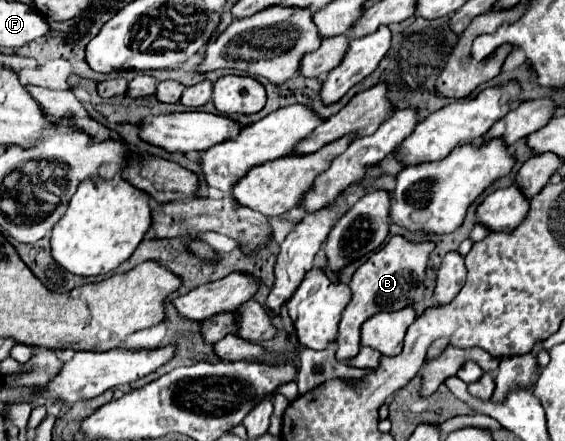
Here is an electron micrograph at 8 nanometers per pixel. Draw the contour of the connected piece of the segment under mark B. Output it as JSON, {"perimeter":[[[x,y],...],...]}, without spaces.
{"perimeter":[[[393,236],[389,242],[371,254],[371,258],[361,264],[349,286],[353,290],[353,298],[345,308],[341,322],[339,322],[339,336],[337,336],[337,360],[349,360],[359,354],[359,330],[361,324],[379,314],[379,312],[395,312],[407,308],[415,302],[421,302],[427,294],[425,286],[425,272],[427,260],[433,252],[435,242],[413,242],[405,236]]]}

